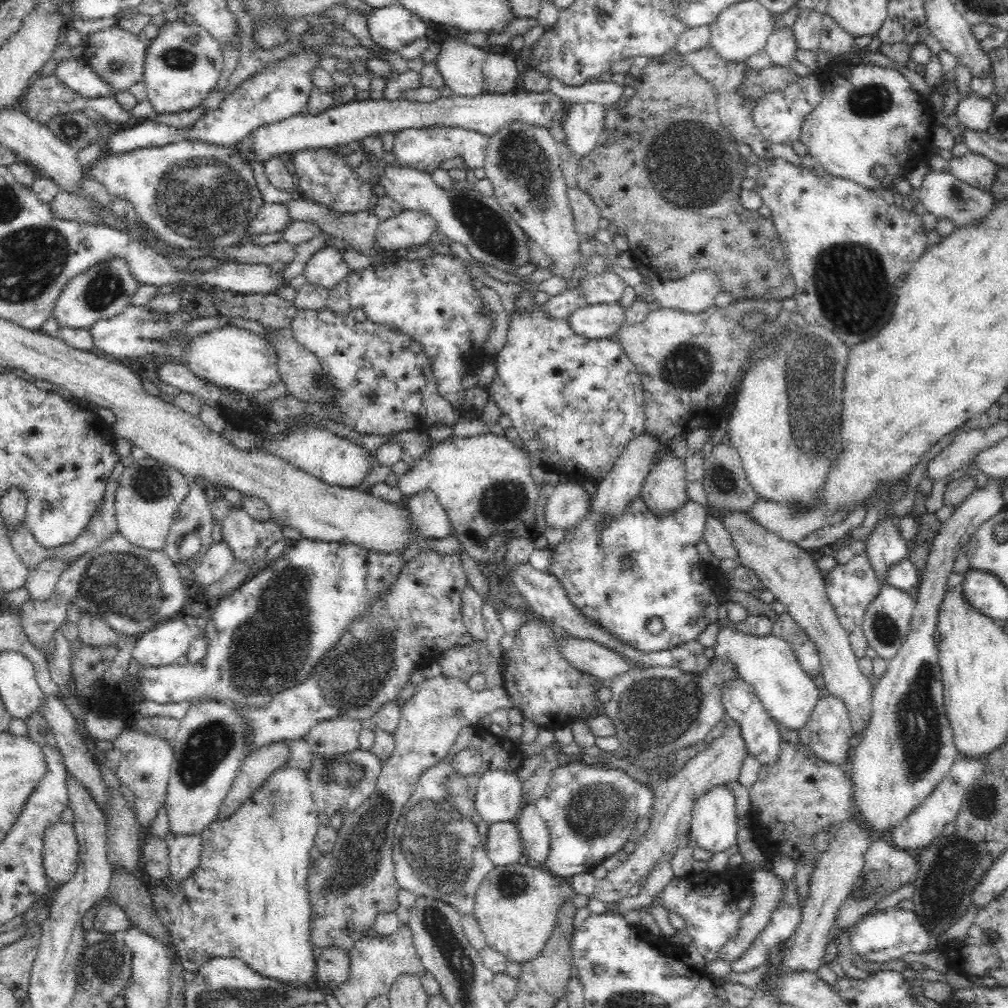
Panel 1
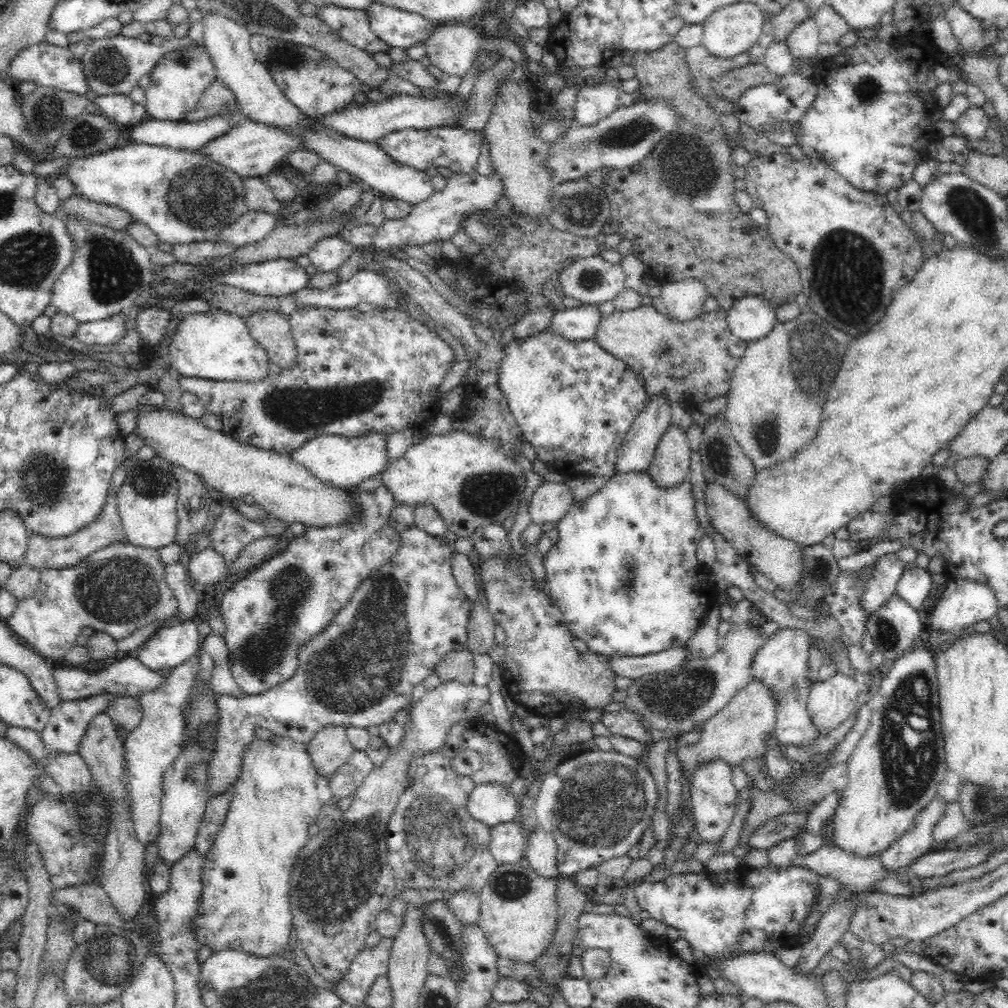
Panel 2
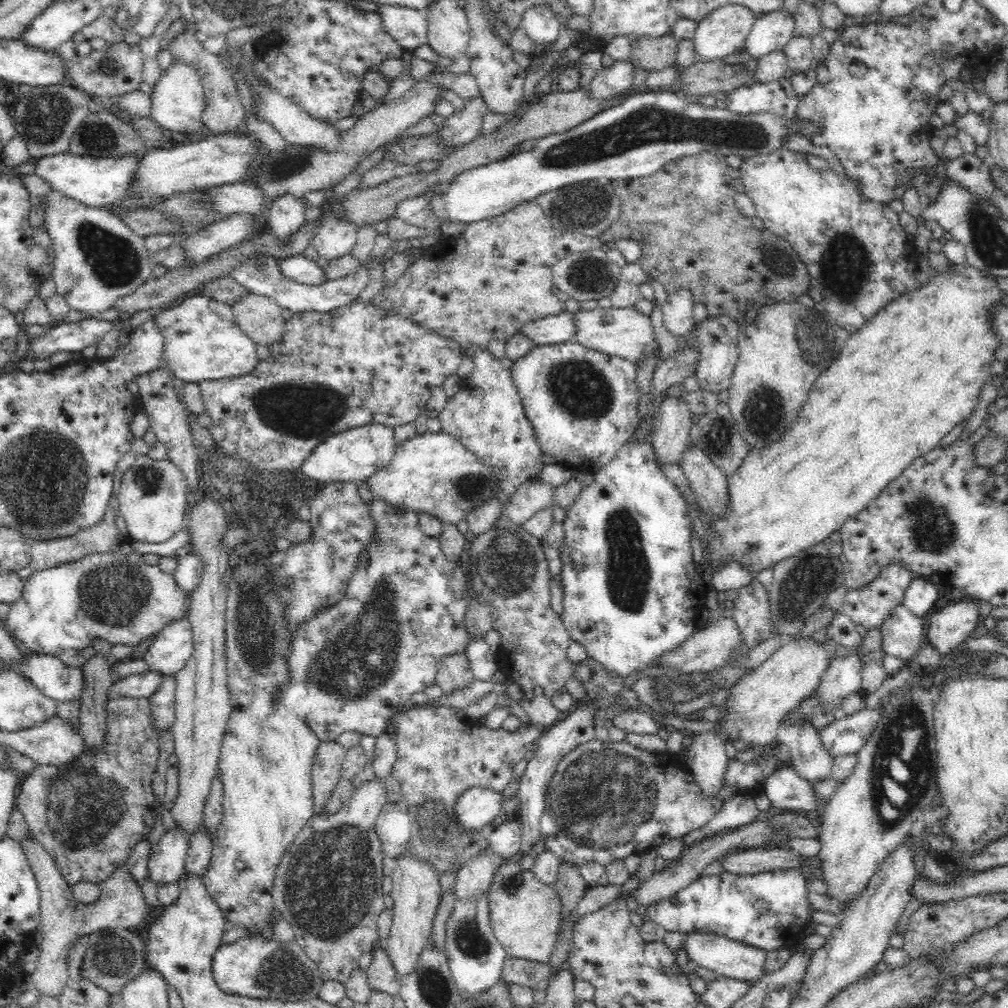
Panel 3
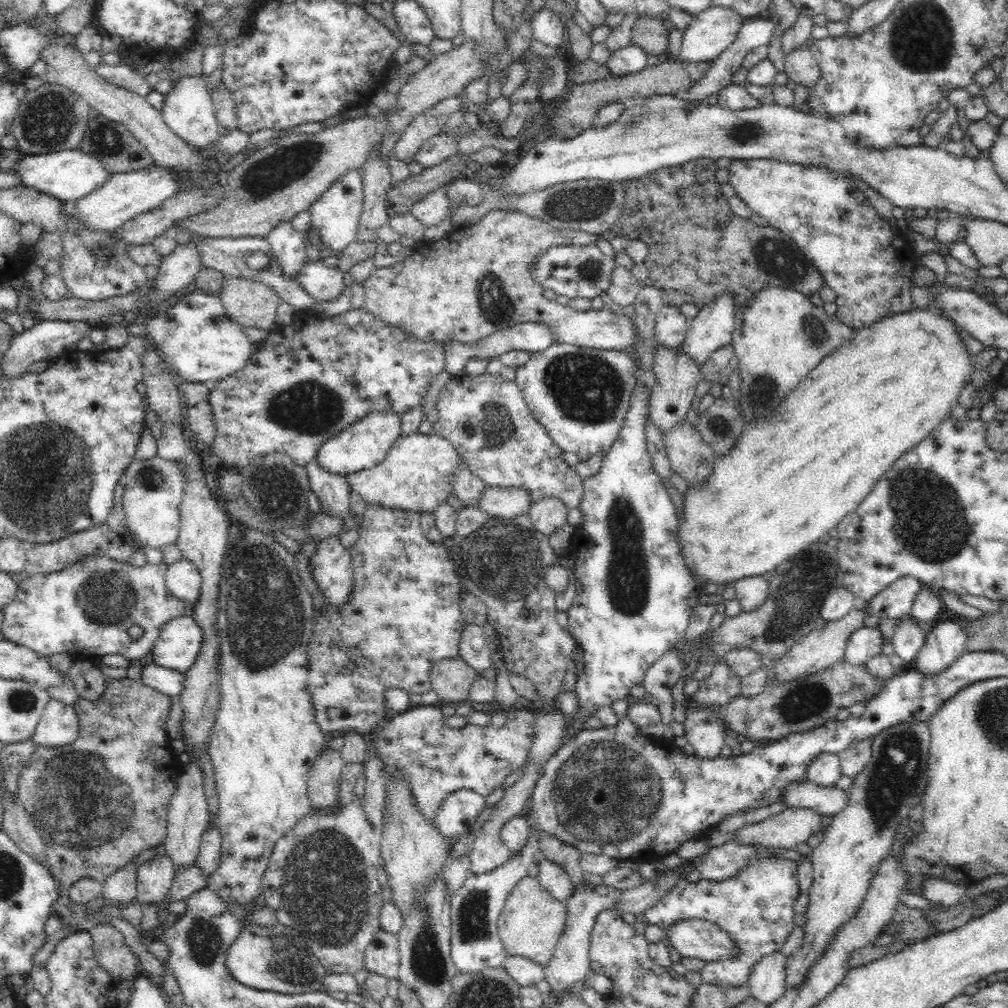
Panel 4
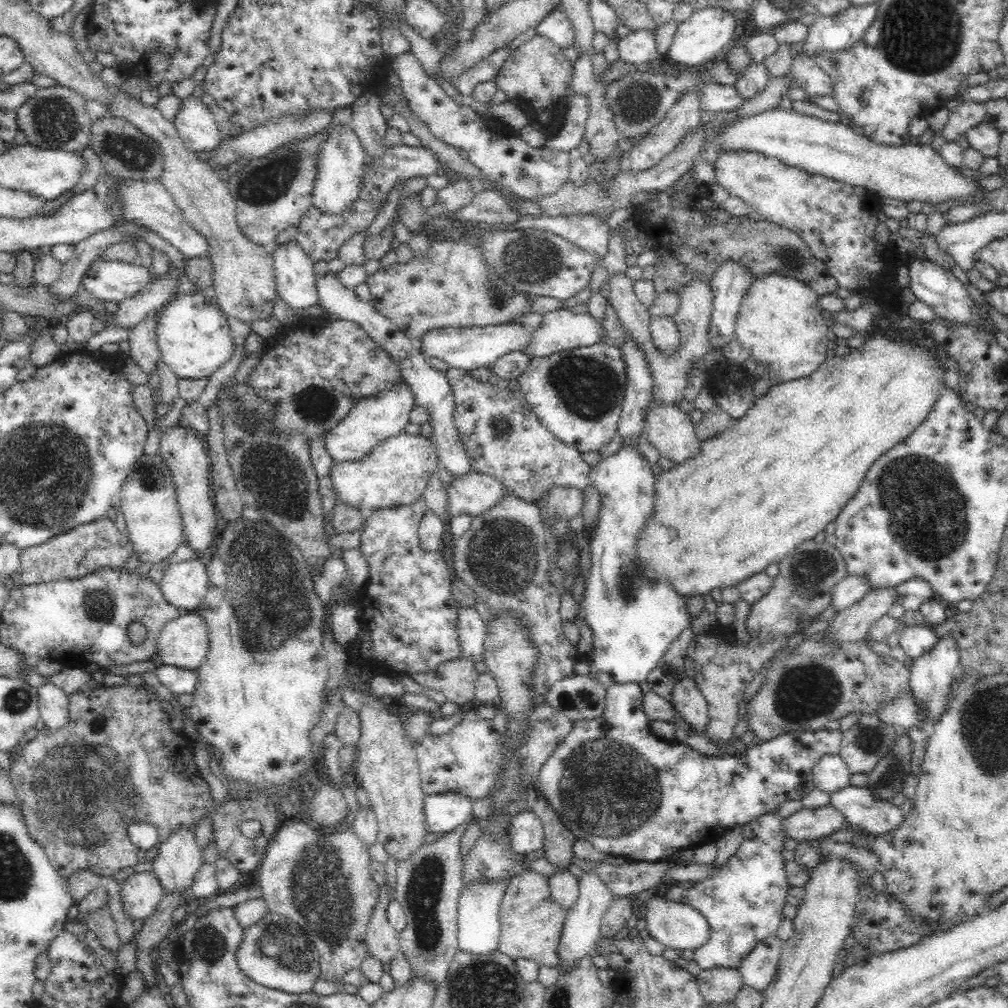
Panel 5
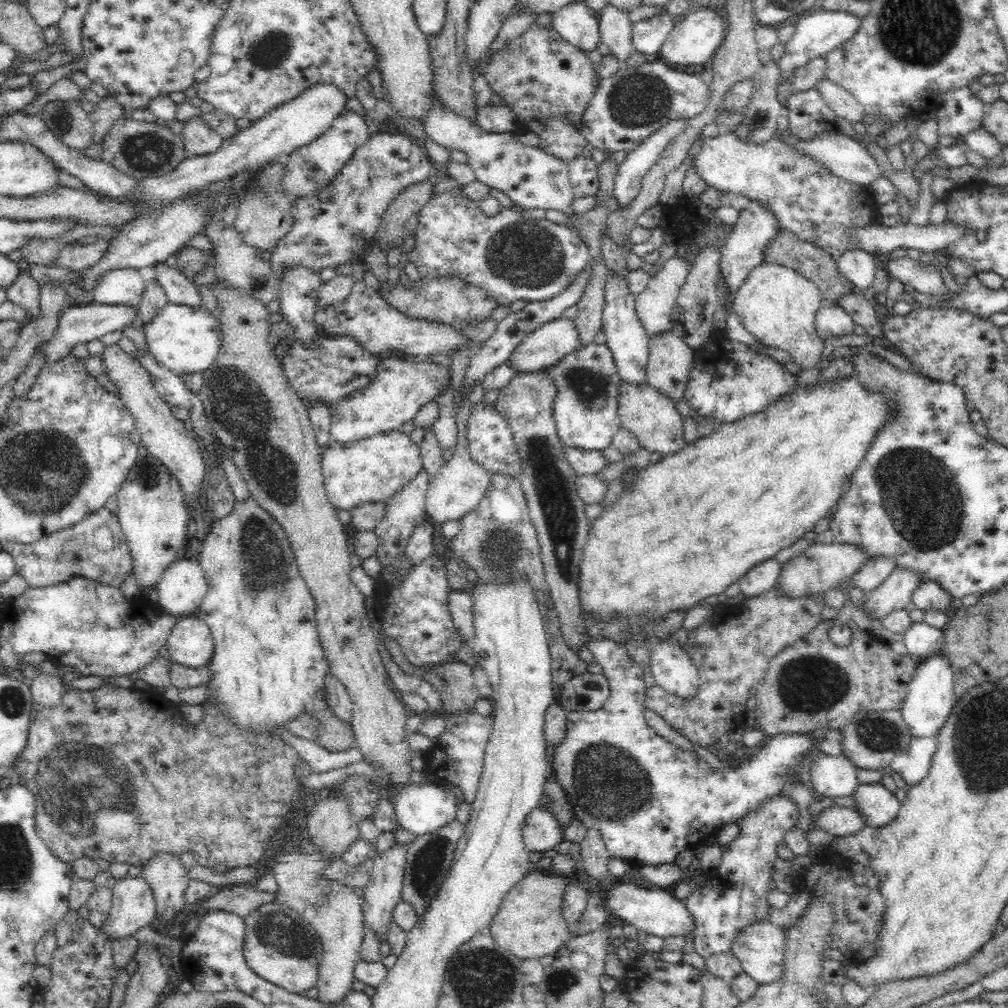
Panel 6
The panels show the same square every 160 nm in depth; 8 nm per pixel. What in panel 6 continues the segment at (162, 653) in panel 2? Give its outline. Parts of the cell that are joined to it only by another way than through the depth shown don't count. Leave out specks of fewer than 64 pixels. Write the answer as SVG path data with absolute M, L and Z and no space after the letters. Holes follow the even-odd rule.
M194 615L178 618L163 647L163 653L172 663L190 668L206 666L212 652L214 641L211 628Z

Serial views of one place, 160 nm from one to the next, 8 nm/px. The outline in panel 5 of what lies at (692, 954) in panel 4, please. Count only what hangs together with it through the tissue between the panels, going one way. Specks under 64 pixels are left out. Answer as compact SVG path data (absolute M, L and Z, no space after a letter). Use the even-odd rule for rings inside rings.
M655 895L644 904L644 918L650 931L649 936L661 942L665 949L694 951L704 947L710 938L711 930L706 917L690 905L672 902Z

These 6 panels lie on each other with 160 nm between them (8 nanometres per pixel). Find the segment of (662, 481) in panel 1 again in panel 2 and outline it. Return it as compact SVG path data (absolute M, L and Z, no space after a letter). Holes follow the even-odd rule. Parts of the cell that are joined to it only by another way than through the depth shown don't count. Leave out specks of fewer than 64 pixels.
M670 425L660 442L647 474L656 487L678 487L690 476L690 445L687 434L680 426Z

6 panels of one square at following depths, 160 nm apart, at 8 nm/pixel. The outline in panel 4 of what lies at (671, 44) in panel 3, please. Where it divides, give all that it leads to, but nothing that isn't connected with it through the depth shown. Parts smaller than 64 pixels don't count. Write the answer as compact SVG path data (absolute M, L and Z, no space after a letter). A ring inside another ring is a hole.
M646 17L636 19L631 44L642 47L646 56L656 56L667 52L669 45L669 30L658 19Z

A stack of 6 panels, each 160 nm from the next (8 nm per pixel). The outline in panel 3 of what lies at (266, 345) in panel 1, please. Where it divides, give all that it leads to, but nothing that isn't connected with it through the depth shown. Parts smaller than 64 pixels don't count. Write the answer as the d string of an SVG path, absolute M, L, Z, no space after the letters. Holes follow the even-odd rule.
M195 295L177 306L159 309L154 319L165 339L164 366L178 384L246 376L260 362L256 344L237 325L230 305Z

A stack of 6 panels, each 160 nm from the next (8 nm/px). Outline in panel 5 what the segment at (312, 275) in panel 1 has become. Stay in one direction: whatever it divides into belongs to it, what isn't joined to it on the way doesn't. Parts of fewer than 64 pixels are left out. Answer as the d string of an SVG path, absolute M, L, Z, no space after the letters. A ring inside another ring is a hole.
M336 125L332 127L332 134L328 136L328 140L319 148L317 157L312 205L322 214L340 214L356 202L362 190L365 164L368 160L366 153L351 125Z

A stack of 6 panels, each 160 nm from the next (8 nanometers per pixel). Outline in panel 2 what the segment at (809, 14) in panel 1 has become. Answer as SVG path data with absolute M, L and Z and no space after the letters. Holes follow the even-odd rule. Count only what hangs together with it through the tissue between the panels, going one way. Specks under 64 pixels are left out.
M812 17L797 24L792 32L786 36L790 54L802 60L818 60L817 48L821 44L819 28Z

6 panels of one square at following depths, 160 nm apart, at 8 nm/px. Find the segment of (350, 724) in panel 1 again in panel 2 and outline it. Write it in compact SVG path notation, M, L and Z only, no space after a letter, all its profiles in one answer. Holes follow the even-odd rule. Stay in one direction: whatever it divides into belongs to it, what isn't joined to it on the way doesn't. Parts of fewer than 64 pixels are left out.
M326 725L306 743L312 764L319 774L328 777L355 751L346 726Z

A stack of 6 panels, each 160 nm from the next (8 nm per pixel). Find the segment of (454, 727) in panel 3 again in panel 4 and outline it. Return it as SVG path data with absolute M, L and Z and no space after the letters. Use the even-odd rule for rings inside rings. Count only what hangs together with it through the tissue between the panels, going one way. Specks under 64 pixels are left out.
M439 703L419 704L411 706L403 713L390 714L373 736L373 746L383 762L386 773L408 781L418 809L434 828L440 805L451 792L458 789L470 789L487 796L496 788L509 782L507 776L524 764L526 754L532 748L536 724L535 713L530 708L513 709L512 712L505 714L508 720L503 728L495 728L493 725L468 724L465 727L454 729L447 724L446 716L442 713Z

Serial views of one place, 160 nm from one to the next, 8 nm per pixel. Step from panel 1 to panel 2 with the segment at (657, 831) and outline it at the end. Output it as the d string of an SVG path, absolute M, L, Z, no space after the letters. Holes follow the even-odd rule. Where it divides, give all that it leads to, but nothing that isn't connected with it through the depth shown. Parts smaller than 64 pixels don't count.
M752 679L742 690L736 693L730 702L717 712L701 730L701 737L692 746L676 747L675 753L680 761L682 776L687 783L691 781L693 772L702 765L720 759L730 767L742 766L746 759L762 758L762 752L766 748L766 734L774 730L776 724L776 709L774 699L770 691L766 691L766 685Z

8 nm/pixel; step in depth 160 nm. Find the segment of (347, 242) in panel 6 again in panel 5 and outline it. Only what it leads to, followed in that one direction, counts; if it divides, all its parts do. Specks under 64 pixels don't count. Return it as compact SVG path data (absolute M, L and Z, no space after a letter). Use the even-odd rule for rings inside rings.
M425 145L421 146L400 146L386 147L384 154L373 161L365 164L363 176L363 187L356 202L345 208L340 214L326 215L320 213L312 205L306 214L300 219L298 234L295 241L303 247L305 253L313 260L332 260L337 258L340 246L356 232L367 230L374 220L376 213L386 200L388 190L398 182L398 180L410 180L414 176L430 176L436 173L436 169L441 166L443 161L438 160L436 153L432 152Z

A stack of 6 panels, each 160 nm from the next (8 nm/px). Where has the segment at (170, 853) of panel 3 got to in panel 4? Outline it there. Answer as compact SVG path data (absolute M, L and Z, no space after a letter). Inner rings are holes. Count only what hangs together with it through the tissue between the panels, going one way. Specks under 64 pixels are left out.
M166 853L164 856L155 855L152 860L142 863L138 868L138 896L137 901L144 905L150 902L160 903L170 893L172 882L176 878L177 869L170 859L170 855Z

